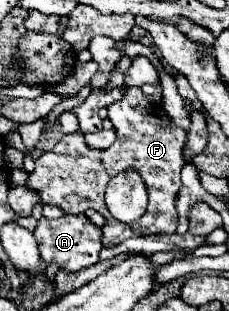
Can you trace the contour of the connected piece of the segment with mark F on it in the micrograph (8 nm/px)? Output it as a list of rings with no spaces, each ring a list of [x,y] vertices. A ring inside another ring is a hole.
[[[126,87],[126,93],[120,101],[110,105],[110,121],[116,127],[116,141],[110,149],[90,149],[86,145],[84,135],[70,133],[64,135],[52,151],[46,151],[36,159],[36,169],[30,173],[26,185],[36,189],[42,197],[42,203],[58,205],[66,213],[84,213],[86,209],[96,209],[106,217],[104,247],[114,247],[128,237],[134,235],[168,235],[176,231],[178,213],[176,213],[176,195],[180,189],[180,171],[184,167],[184,145],[186,133],[176,127],[166,111],[160,105],[146,101],[138,87]],[[126,169],[138,169],[148,187],[148,211],[142,221],[150,221],[144,225],[150,233],[142,233],[140,225],[126,225],[120,221],[110,221],[110,211],[104,205],[104,187],[106,183]]]

